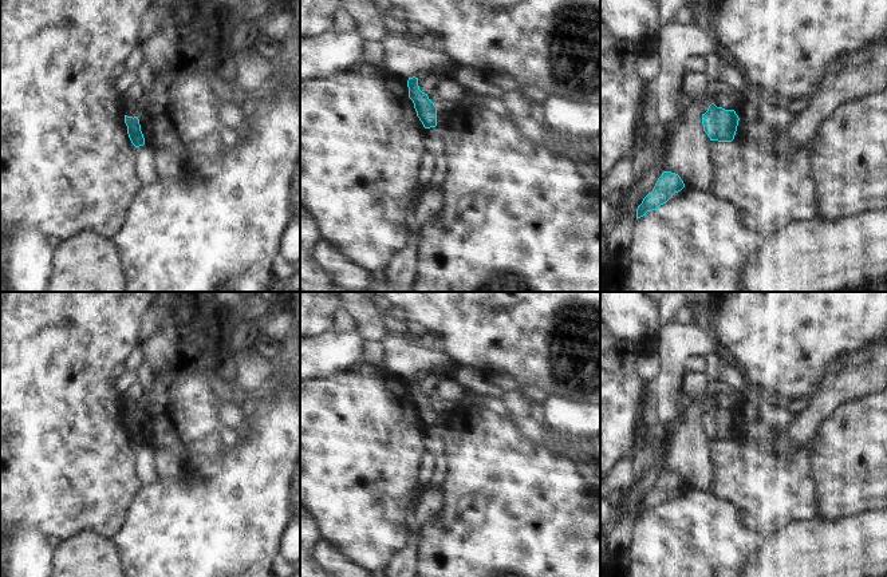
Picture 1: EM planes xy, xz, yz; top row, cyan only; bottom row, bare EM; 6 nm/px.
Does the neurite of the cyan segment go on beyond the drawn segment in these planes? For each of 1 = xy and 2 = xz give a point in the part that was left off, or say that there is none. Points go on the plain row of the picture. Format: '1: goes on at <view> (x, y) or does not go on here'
1: does not go on here
2: does not go on here

